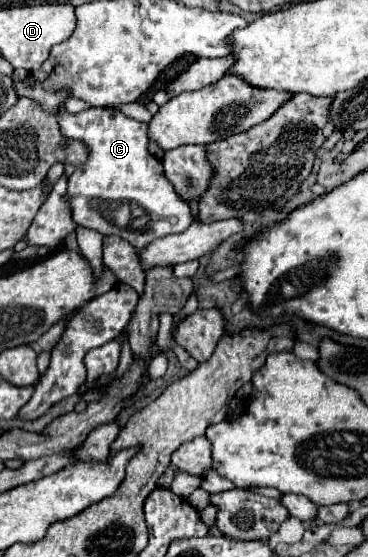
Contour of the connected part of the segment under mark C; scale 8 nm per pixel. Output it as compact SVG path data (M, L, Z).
M110 107L88 109L78 115L70 115L68 111L58 113L58 123L62 127L62 135L70 139L80 139L88 145L90 157L82 167L76 167L68 179L68 201L72 205L72 217L78 225L86 229L94 229L102 235L116 235L126 239L136 249L144 249L156 239L166 235L182 233L190 223L194 223L194 213L190 203L184 201L174 185L166 179L162 163L148 151L148 125L136 119L130 119Z

